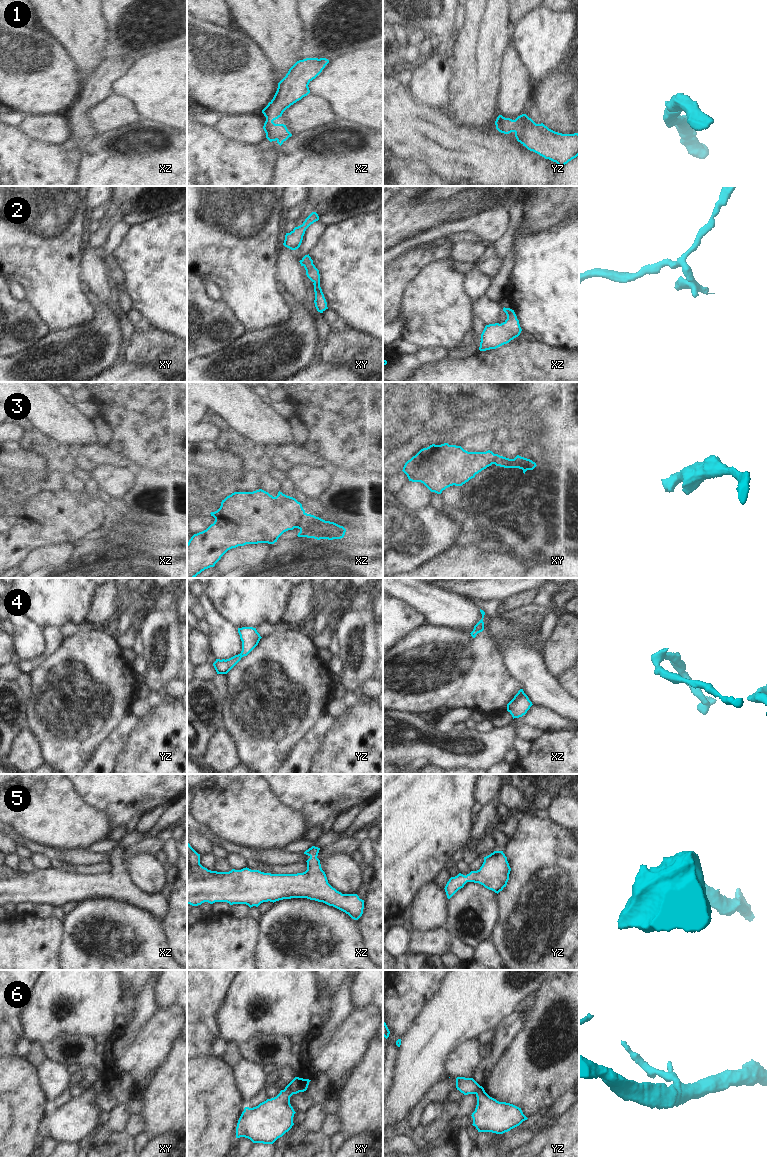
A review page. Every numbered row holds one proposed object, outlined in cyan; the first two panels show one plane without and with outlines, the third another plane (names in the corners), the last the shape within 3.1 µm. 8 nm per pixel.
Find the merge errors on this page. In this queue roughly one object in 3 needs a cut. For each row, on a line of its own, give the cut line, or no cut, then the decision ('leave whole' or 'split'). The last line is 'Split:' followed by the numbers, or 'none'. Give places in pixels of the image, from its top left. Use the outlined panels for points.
1: no cut; leave whole
2: no cut; leave whole
3: cut in xz along (305, 513), (302, 520), (295, 527); split
4: no cut; leave whole
5: no cut; leave whole
6: cut in xy along (284, 1089), (292, 1094); split
Split: 3, 6

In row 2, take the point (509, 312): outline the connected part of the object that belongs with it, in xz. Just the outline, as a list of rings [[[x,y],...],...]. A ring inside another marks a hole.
[[[504,307],[503,311],[507,315],[507,319],[503,323],[485,326],[480,339],[480,351],[496,349],[520,335],[522,329],[514,310]]]

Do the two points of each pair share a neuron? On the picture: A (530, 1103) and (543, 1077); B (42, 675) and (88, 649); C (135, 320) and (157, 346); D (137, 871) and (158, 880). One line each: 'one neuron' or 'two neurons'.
A: one neuron
B: one neuron
C: two neurons
D: one neuron

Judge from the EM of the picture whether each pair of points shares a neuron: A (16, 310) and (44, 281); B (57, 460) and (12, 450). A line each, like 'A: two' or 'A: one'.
A: two
B: two

